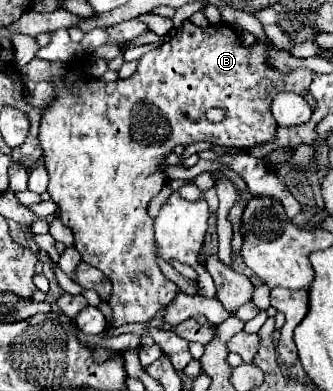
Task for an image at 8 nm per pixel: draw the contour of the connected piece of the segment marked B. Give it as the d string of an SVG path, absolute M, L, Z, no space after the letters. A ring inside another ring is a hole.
M186 21L172 41L152 49L150 55L146 53L140 57L138 69L128 79L108 82L92 75L82 75L72 83L66 75L54 75L50 79L56 89L56 97L44 107L38 131L44 165L50 175L48 193L60 207L60 221L72 229L74 247L80 251L82 261L104 271L112 281L112 297L108 303L114 319L110 327L146 323L178 293L178 287L156 267L154 221L146 213L150 199L168 183L168 175L162 171L164 159L176 145L198 141L210 141L214 145L234 149L272 141L278 129L270 111L272 99L280 91L302 95L310 87L312 77L314 73L308 69L282 75L266 59L264 43L254 43L246 49L242 47L238 33L228 25L210 25L202 29ZM212 107L226 111L222 123L210 123L206 119L206 111Z

